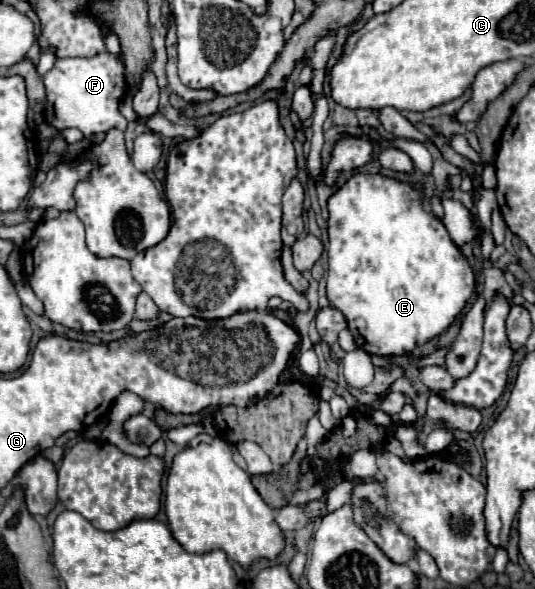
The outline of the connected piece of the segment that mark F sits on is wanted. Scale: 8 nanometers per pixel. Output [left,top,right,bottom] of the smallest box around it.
[44,52,126,136]

